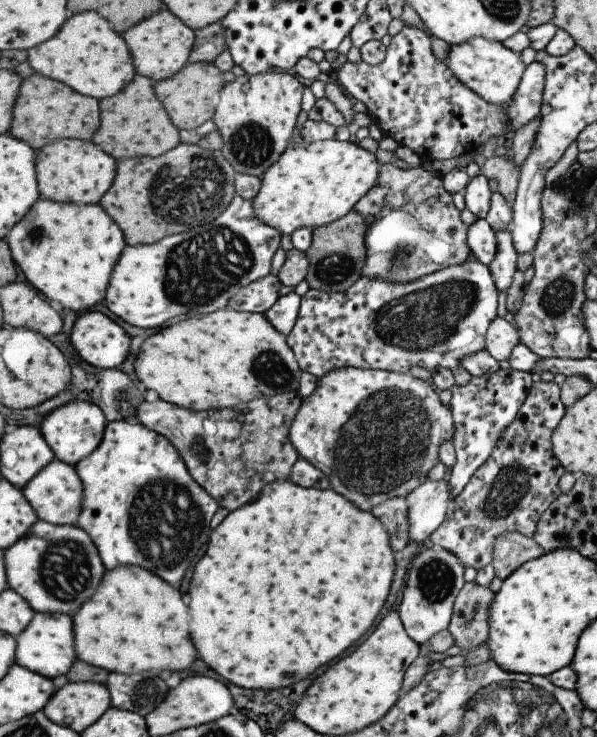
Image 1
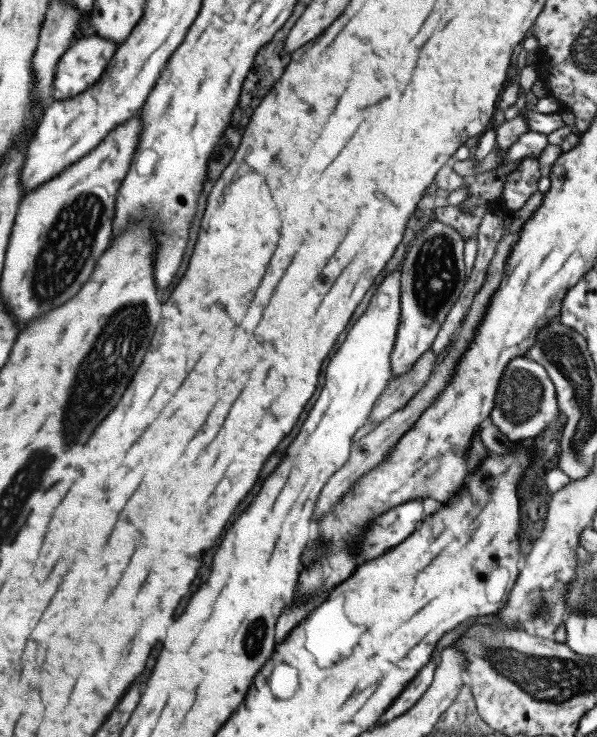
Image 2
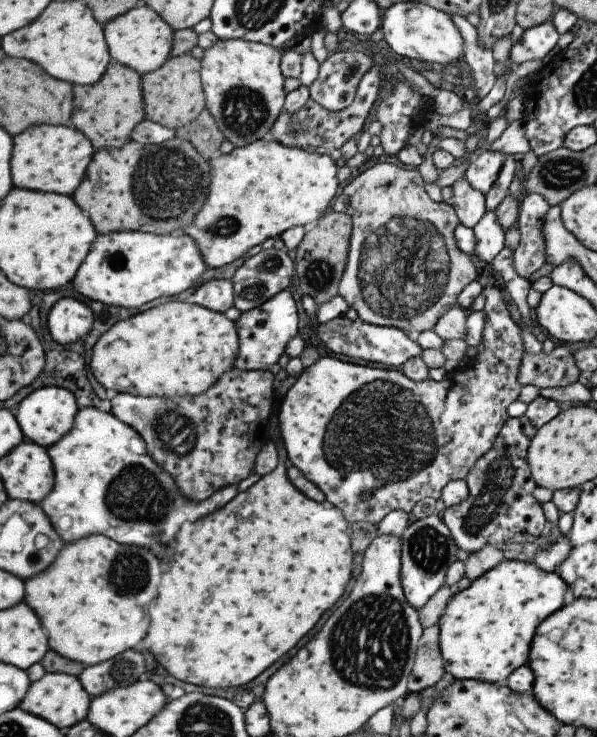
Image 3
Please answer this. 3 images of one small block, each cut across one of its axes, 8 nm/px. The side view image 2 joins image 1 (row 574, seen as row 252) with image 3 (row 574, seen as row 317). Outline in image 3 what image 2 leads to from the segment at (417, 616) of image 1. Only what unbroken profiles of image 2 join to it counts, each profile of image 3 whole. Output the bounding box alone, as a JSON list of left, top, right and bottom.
[400,514,457,610]

